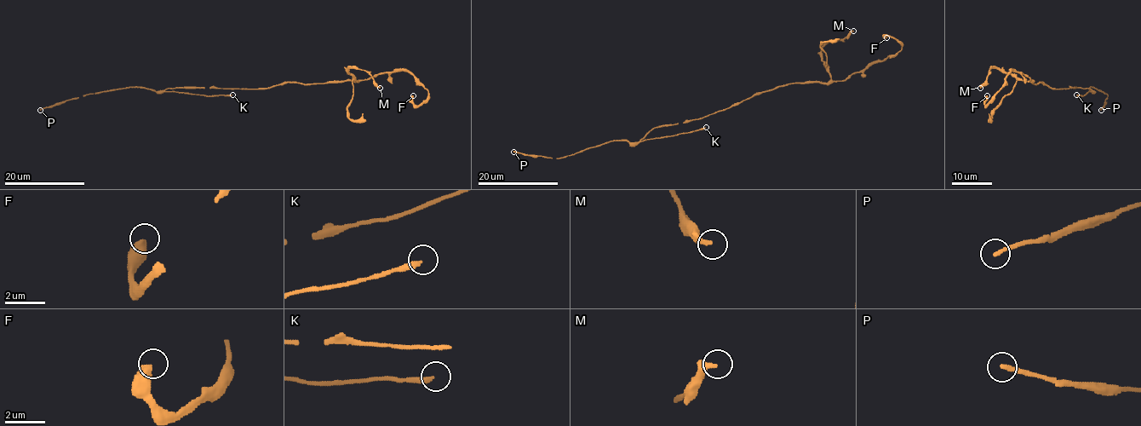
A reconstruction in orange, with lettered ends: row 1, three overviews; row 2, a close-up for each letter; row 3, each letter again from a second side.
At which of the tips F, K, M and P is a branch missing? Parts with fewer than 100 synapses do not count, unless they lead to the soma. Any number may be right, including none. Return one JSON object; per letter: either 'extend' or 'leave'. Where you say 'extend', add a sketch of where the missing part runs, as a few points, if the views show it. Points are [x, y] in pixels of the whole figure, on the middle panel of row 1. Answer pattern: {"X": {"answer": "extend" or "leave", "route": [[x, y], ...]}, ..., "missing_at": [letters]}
{"F": {"answer": "leave"}, "K": {"answer": "leave"}, "M": {"answer": "leave"}, "P": {"answer": "extend"}, "missing_at": ["P"]}

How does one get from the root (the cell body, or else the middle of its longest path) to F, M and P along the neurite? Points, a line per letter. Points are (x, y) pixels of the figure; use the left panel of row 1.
F: (255, 89), (285, 83), (363, 80), (404, 70), (428, 91), (417, 106), (413, 95)
M: (255, 89), (268, 89), (285, 83), (314, 84), (357, 81), (347, 72), (350, 68), (364, 70), (380, 88)
P: (255, 89), (174, 88), (155, 91), (144, 88), (123, 88), (67, 100), (40, 110)

